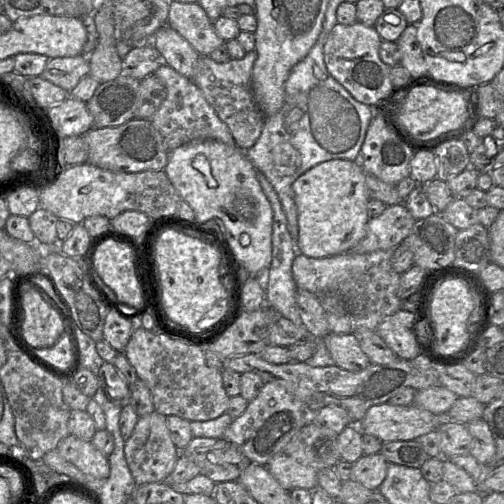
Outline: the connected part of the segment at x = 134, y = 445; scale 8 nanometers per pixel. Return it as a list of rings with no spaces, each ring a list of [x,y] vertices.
[[[154,411],[139,417],[131,436],[125,441],[124,454],[137,485],[165,482],[180,455],[167,427],[167,416]]]

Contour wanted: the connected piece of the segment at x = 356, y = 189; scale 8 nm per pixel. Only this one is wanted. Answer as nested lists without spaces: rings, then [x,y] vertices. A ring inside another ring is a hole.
[[[346,159],[321,162],[301,174],[292,184],[298,214],[298,253],[324,258],[345,253],[366,234],[369,201],[366,172],[360,164]]]

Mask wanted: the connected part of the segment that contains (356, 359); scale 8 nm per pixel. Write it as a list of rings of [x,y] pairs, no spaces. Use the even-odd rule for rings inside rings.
[[[329,333],[323,338],[335,365],[347,371],[360,371],[371,364],[362,351],[356,333]]]

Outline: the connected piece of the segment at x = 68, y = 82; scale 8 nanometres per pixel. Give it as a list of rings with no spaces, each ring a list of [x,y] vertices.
[[[80,54],[74,57],[50,59],[40,76],[71,92],[83,77],[89,75],[89,72],[88,57]]]

